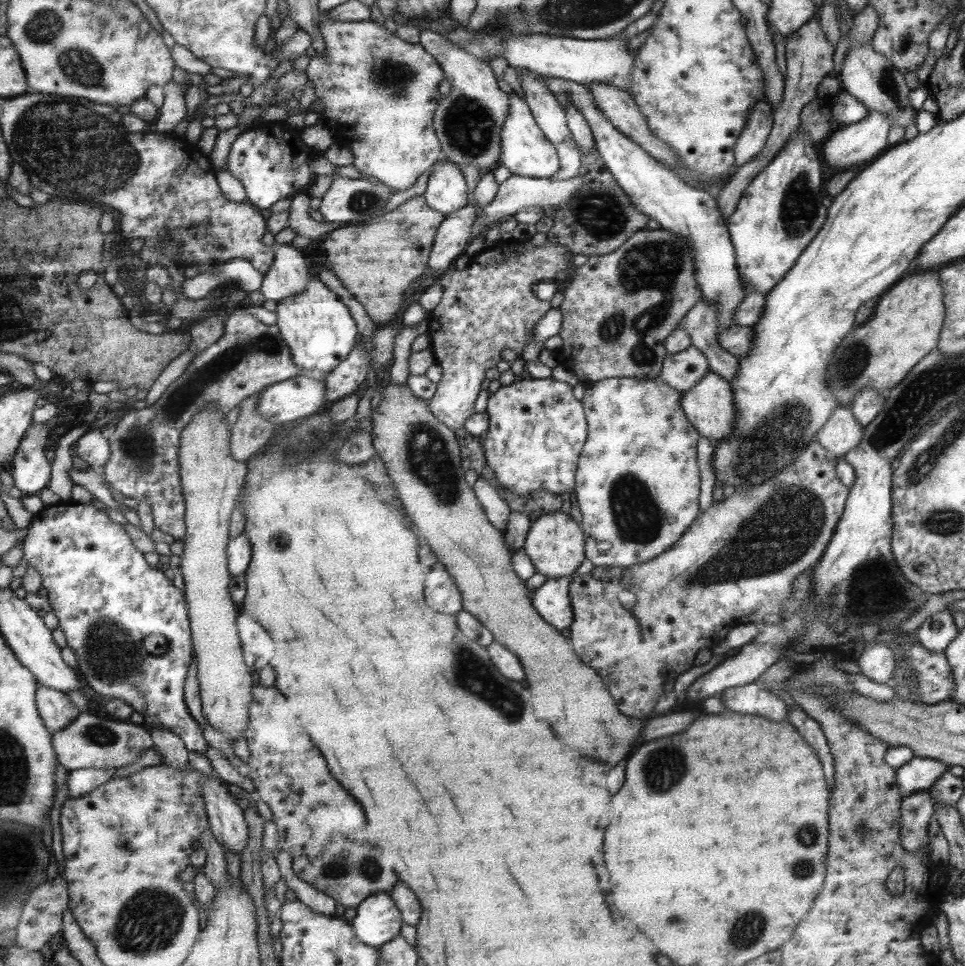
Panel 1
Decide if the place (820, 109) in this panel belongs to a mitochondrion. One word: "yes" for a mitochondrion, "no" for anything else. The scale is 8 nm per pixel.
no

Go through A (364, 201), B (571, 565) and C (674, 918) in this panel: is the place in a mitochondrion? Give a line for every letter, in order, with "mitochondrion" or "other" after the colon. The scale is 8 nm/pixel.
A: mitochondrion
B: other
C: mitochondrion

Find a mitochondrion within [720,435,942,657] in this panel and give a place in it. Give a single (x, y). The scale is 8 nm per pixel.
(877, 577)

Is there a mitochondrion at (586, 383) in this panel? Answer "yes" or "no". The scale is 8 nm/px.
no

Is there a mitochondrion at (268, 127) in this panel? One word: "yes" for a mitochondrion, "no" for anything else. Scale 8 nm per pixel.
no

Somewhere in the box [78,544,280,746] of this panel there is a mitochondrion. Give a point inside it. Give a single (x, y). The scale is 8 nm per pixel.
(106, 644)

